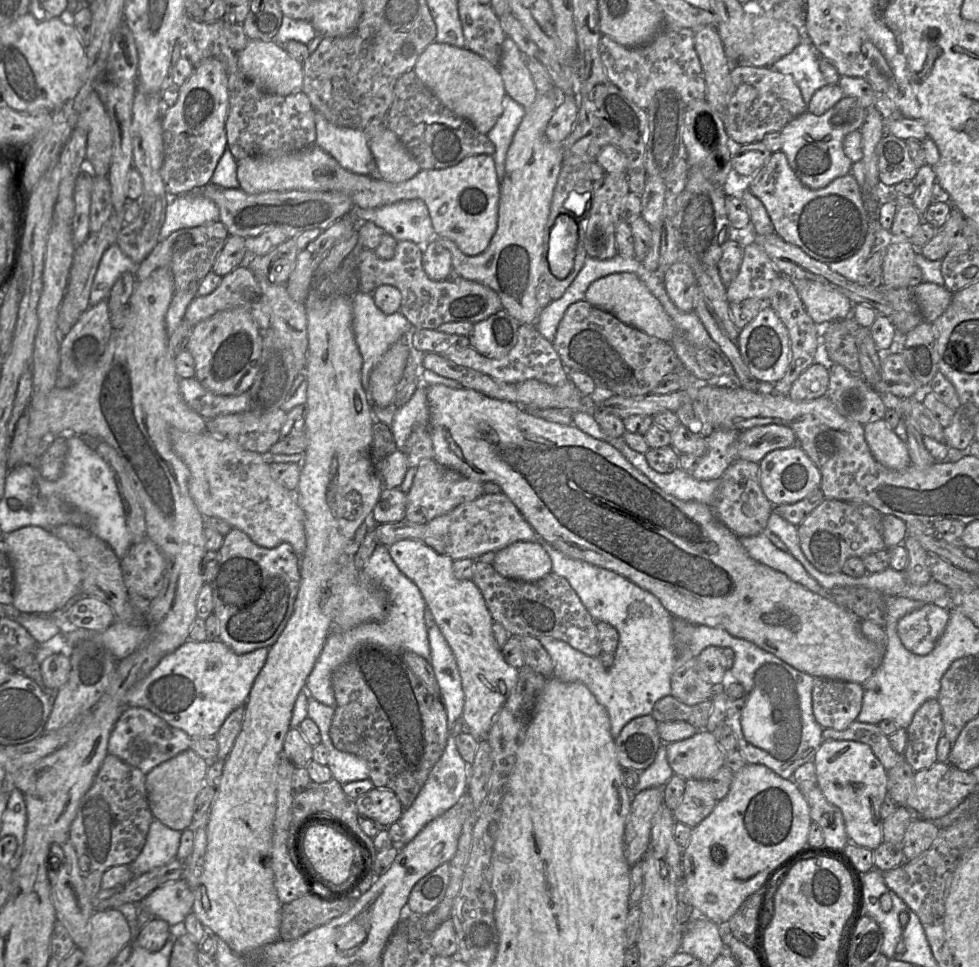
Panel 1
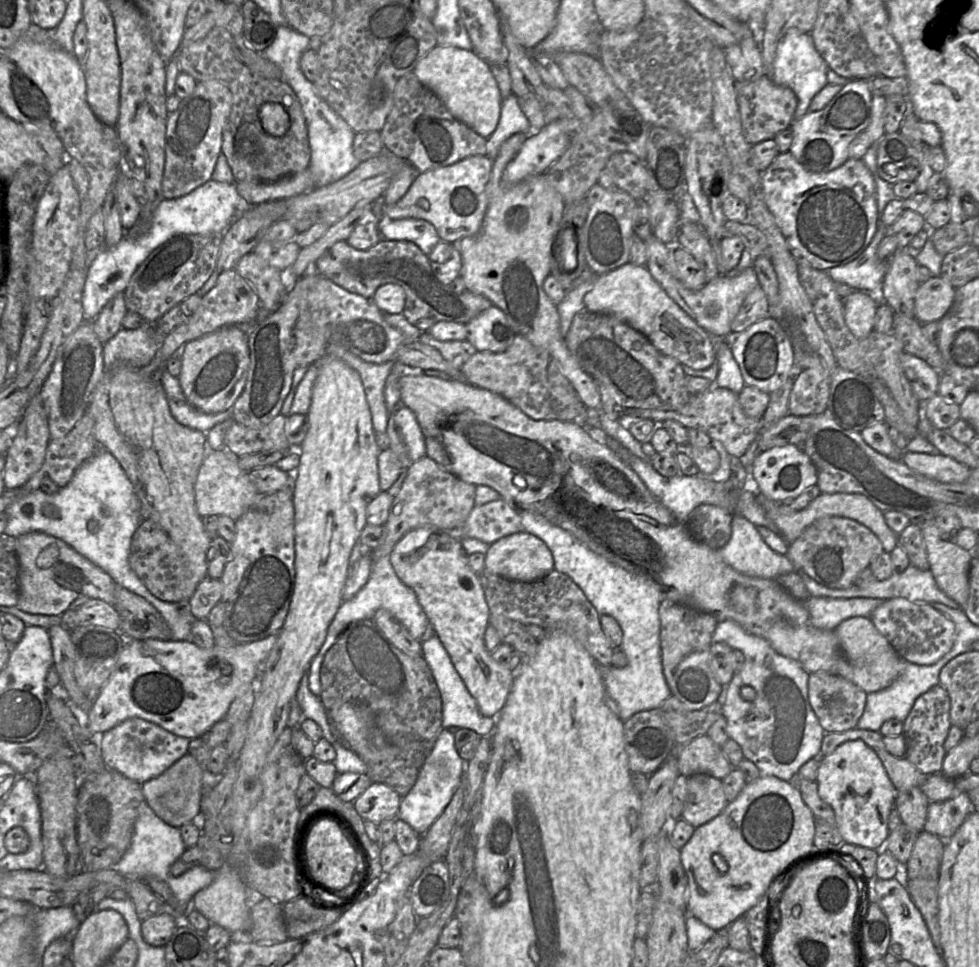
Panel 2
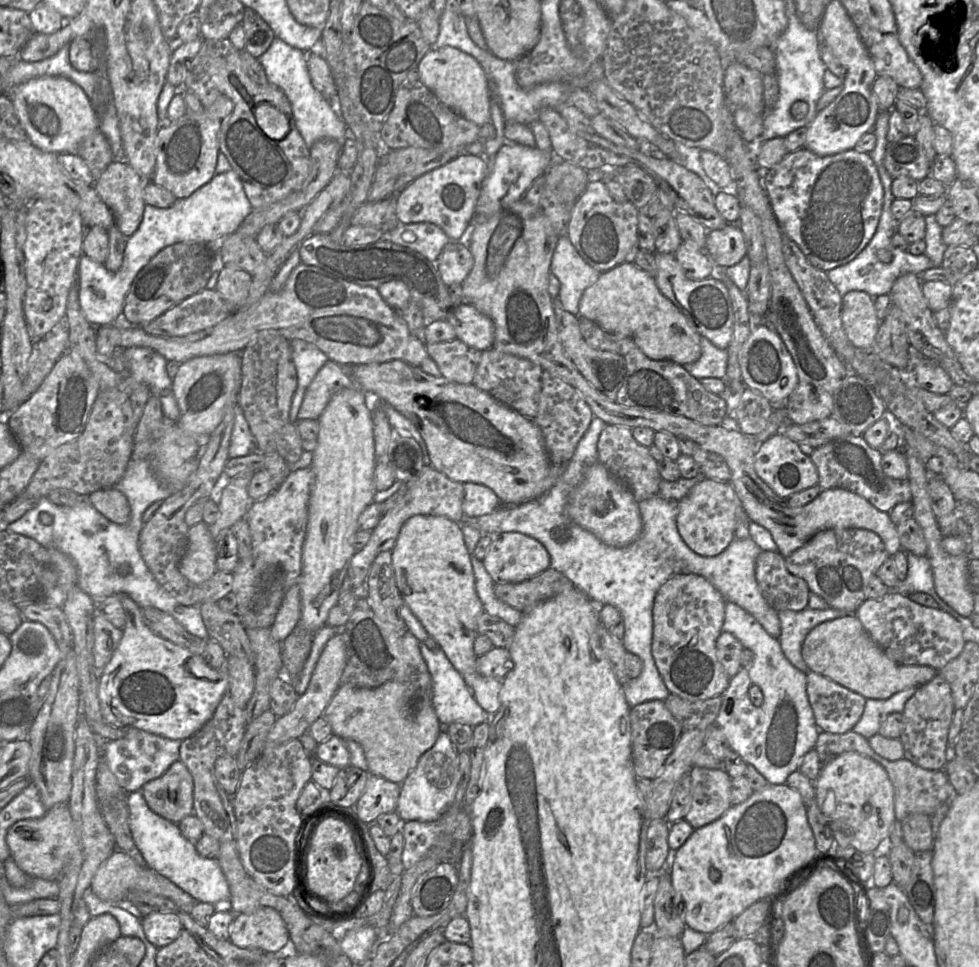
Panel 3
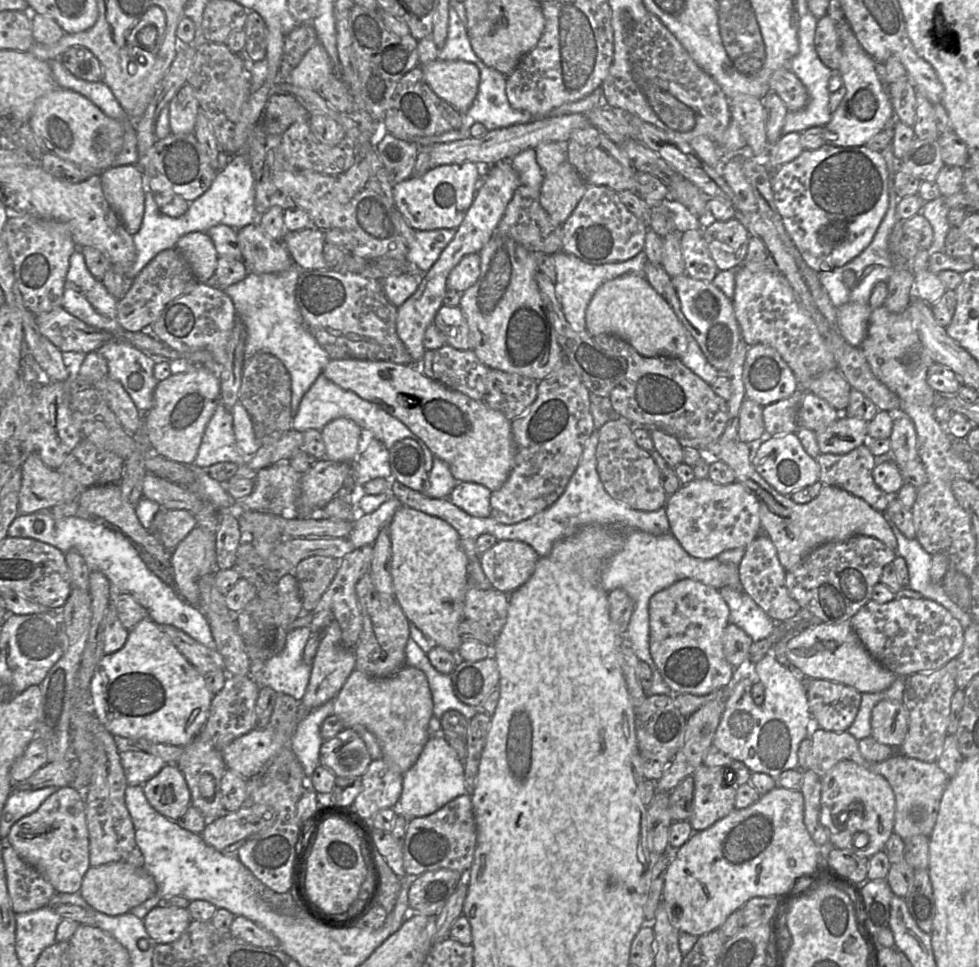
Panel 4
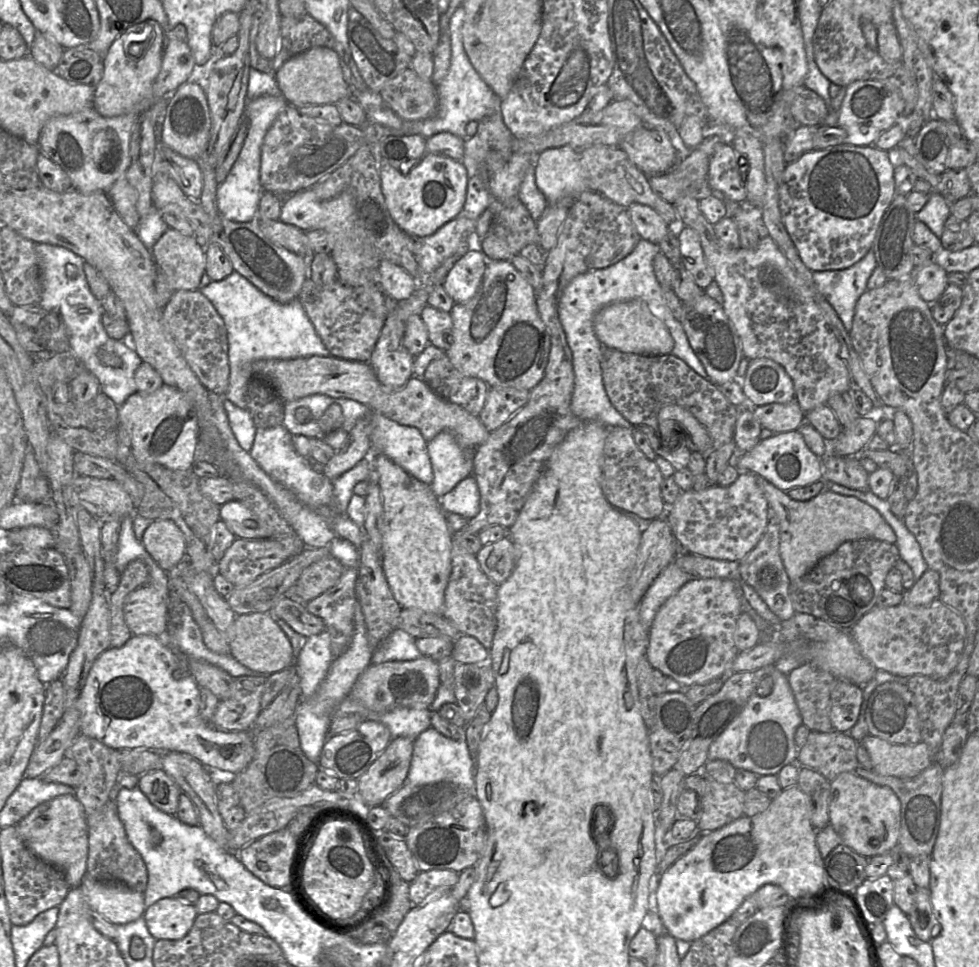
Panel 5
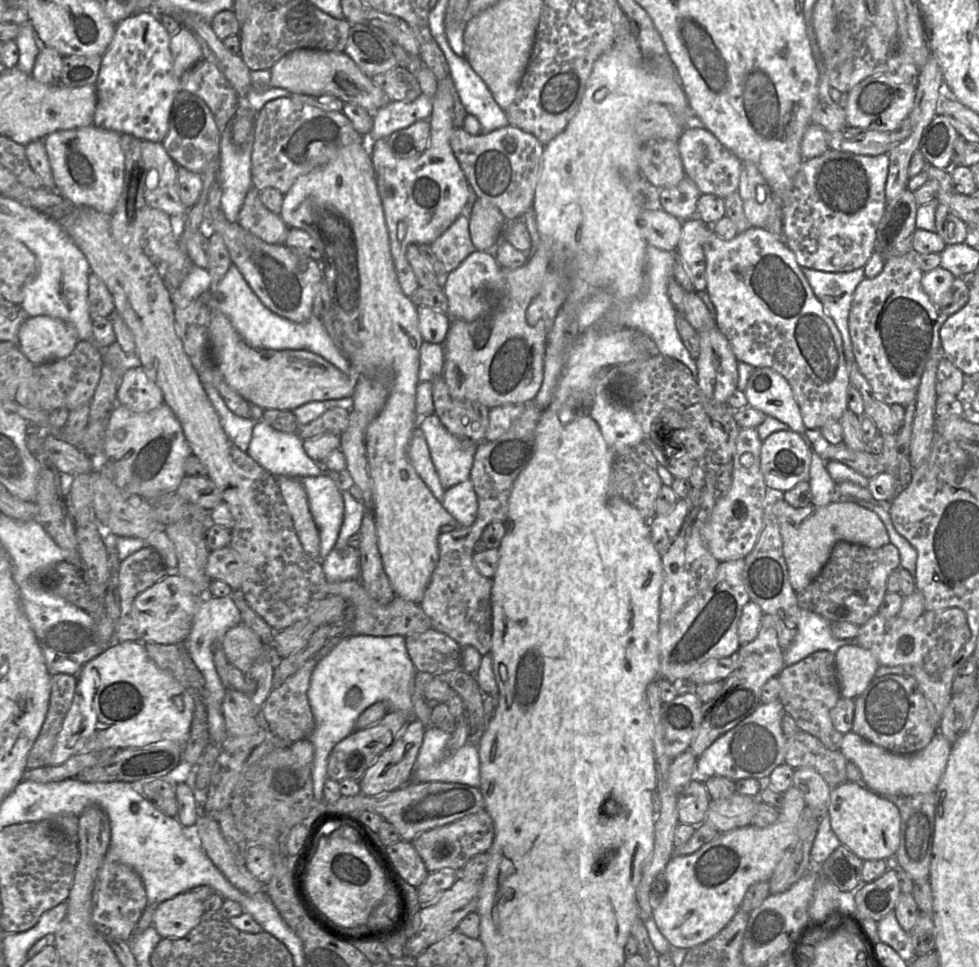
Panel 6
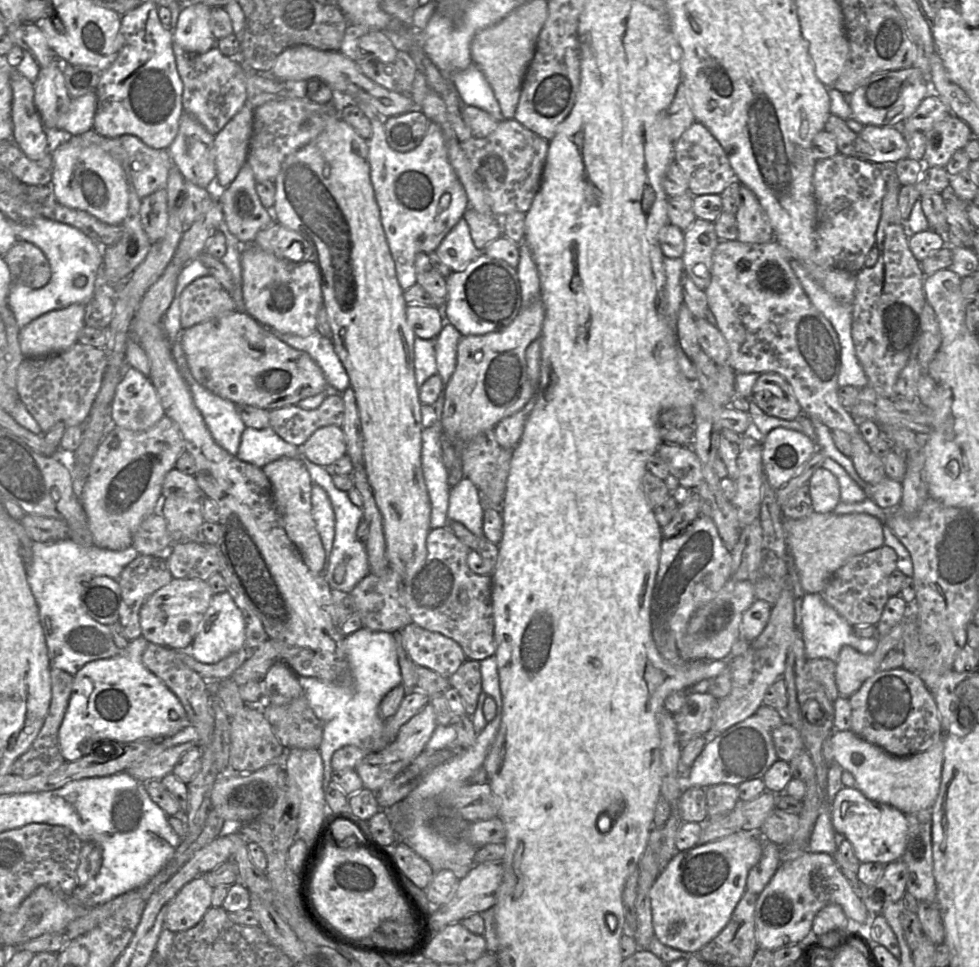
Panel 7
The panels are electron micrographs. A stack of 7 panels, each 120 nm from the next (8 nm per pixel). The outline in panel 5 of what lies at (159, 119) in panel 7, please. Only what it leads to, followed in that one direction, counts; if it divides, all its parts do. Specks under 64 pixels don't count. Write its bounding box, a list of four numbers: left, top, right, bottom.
[93,19,165,117]

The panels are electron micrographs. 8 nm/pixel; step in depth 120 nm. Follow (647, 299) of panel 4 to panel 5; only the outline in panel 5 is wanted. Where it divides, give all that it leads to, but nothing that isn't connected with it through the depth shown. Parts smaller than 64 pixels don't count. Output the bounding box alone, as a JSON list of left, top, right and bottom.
[594,300,674,356]

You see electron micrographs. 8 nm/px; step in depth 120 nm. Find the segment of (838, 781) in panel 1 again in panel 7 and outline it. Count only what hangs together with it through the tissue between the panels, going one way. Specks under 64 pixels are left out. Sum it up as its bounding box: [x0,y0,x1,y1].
[830,786,908,863]

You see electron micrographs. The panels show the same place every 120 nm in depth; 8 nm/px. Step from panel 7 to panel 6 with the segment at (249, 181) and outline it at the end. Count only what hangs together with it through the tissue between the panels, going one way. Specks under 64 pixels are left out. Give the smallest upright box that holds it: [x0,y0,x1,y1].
[237,186,289,244]

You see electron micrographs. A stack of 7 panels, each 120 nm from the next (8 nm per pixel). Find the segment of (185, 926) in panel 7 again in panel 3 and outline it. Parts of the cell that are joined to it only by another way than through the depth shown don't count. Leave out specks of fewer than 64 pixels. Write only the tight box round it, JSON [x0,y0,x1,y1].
[142,911,183,948]

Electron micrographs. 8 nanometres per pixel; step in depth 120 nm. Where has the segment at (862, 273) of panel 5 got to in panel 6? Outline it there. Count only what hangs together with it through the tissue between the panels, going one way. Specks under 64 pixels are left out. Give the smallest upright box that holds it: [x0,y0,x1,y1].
[802,267,865,367]

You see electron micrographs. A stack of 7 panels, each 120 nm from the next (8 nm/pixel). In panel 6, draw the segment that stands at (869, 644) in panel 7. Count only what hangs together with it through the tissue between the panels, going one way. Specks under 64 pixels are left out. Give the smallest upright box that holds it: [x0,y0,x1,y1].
[783,609,857,665]

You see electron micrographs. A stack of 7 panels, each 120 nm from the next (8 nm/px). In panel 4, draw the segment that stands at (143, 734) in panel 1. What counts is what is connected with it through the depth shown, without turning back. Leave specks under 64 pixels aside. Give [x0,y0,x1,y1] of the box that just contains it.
[119,750,166,786]

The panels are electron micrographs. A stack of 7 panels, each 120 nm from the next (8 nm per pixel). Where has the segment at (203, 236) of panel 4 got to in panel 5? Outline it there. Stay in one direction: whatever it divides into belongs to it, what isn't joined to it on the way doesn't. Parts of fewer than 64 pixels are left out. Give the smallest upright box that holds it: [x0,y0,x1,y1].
[152,227,206,290]

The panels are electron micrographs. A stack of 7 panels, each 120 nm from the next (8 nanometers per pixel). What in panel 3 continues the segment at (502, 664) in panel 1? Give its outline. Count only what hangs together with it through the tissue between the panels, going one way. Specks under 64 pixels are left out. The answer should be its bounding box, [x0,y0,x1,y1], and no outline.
[391,515,502,714]

